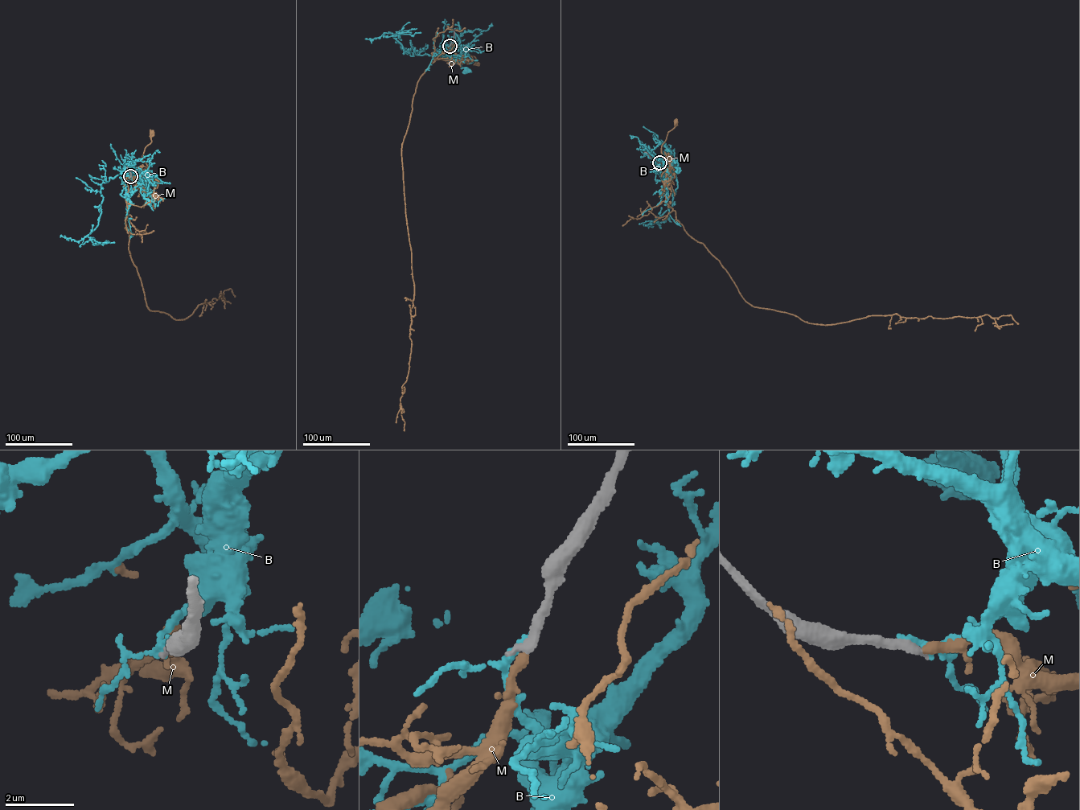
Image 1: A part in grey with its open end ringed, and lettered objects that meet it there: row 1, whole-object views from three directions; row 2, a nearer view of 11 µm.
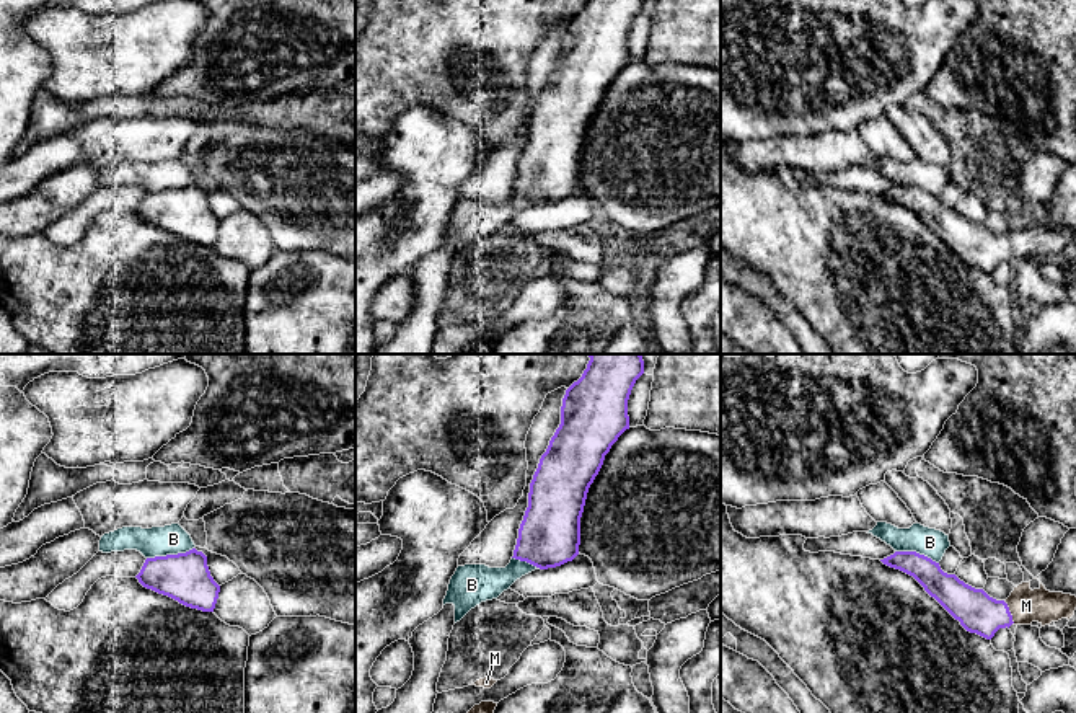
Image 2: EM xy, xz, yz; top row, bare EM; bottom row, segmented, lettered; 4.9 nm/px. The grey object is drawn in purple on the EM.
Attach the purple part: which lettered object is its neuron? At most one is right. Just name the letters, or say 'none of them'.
M

